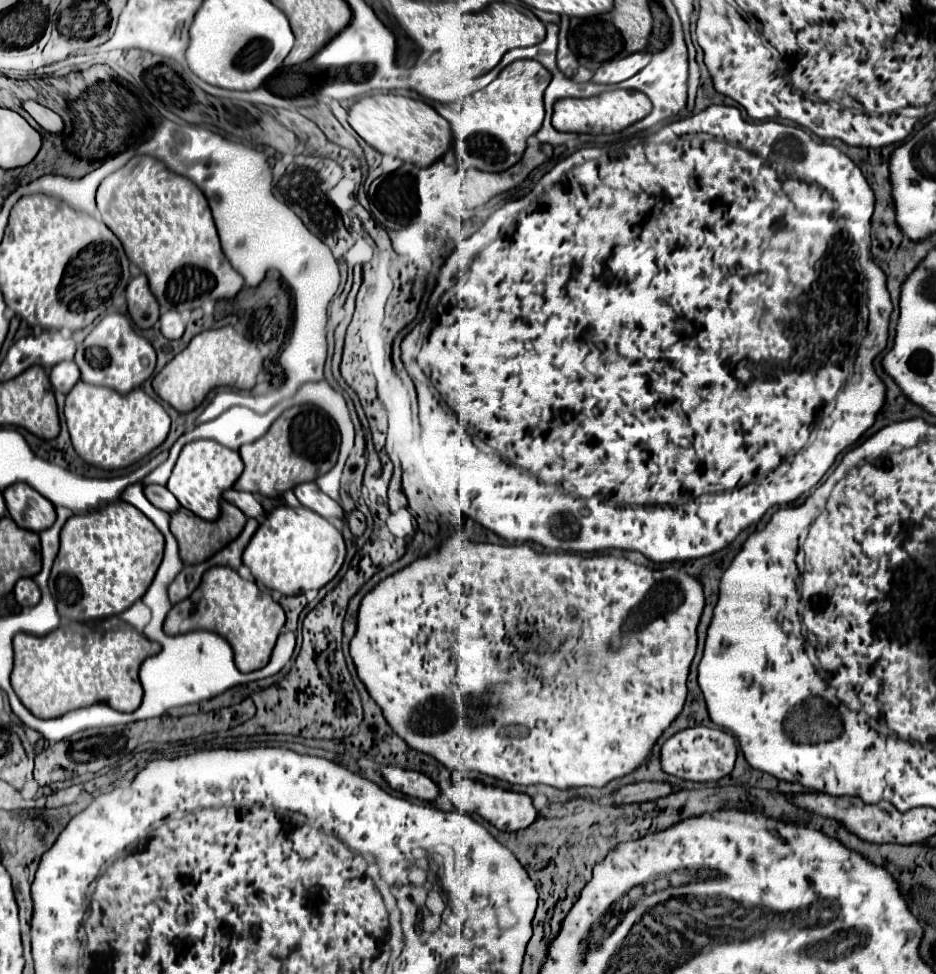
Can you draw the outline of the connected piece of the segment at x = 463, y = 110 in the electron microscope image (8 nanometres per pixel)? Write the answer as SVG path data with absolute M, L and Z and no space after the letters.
M518 60L508 64L494 82L478 90L466 104L450 106L430 102L432 108L444 116L456 136L456 160L458 170L478 168L486 172L502 172L512 168L526 150L528 136L540 130L544 120L544 90L550 84L552 74L536 60Z

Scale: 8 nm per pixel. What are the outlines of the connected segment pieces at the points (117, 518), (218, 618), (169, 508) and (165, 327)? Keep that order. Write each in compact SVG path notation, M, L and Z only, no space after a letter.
M122 500L108 504L104 510L92 514L76 514L68 518L60 532L60 552L54 560L48 588L56 602L58 614L70 620L92 620L92 618L108 618L124 612L136 600L144 596L148 586L154 580L154 574L162 562L164 536L160 530L132 504L124 504Z
M214 566L210 568L200 582L200 588L196 588L196 592L192 592L192 596L188 596L188 600L182 600L180 604L174 604L172 610L168 612L166 620L164 620L164 632L166 634L184 634L184 632L192 632L192 630L210 630L216 632L218 636L222 636L234 650L234 662L238 666L240 672L254 672L260 670L268 664L272 648L276 644L276 638L280 634L280 628L284 626L284 610L278 602L274 602L270 598L270 594L260 592L258 586L254 584L254 580L244 580L238 576L236 570L226 568L226 566Z
M152 484L152 486L144 486L144 494L146 498L160 510L164 512L176 512L180 508L178 500L174 498L174 494L166 488L166 486L158 486L158 484Z
M174 310L164 312L164 314L160 316L160 332L162 332L162 336L168 338L168 340L178 340L178 338L182 338L182 334L184 334L184 322L182 322L180 314L174 312Z

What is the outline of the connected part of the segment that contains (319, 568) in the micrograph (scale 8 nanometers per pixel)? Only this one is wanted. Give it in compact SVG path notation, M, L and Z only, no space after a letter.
M276 506L256 530L242 554L242 562L250 568L256 582L286 596L298 596L304 590L326 586L342 568L346 546L342 534L320 514L300 506Z

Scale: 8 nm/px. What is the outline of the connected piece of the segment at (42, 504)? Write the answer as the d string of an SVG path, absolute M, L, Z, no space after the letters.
M18 482L6 488L2 494L12 520L16 520L20 528L42 532L54 524L56 520L54 504L46 500L42 494L38 494L32 486Z

